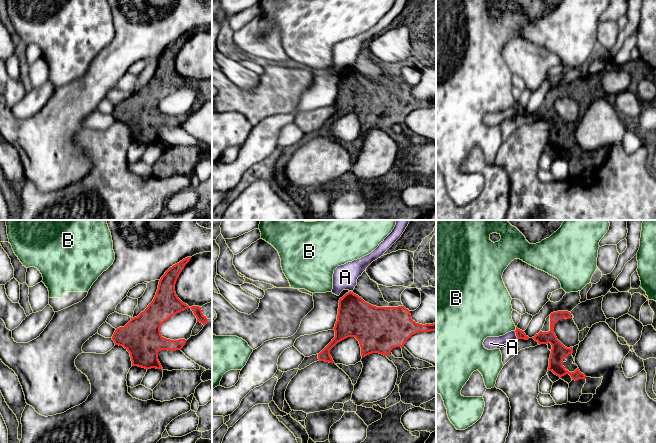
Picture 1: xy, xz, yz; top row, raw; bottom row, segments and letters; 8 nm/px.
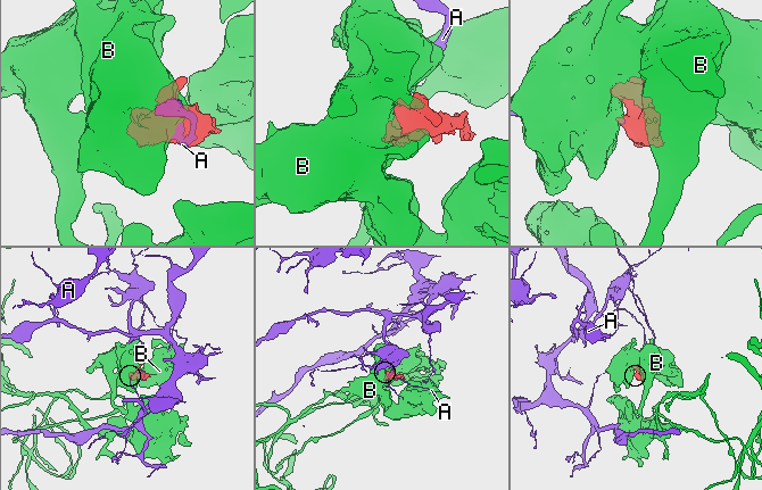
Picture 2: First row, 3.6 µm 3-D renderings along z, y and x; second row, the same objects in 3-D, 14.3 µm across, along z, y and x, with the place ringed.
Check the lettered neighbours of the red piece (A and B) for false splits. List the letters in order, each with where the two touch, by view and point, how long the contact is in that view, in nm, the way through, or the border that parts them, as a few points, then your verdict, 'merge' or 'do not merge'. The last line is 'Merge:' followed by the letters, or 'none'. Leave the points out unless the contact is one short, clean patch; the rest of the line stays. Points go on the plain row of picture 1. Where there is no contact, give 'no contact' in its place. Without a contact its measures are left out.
A: yz (516, 111) | 70 nm | along yz (514, 107), (517, 114) | do not merge
B: yz (516, 105) | 40 nm | along yz (516, 103), (514, 106) | do not merge
Merge: none

